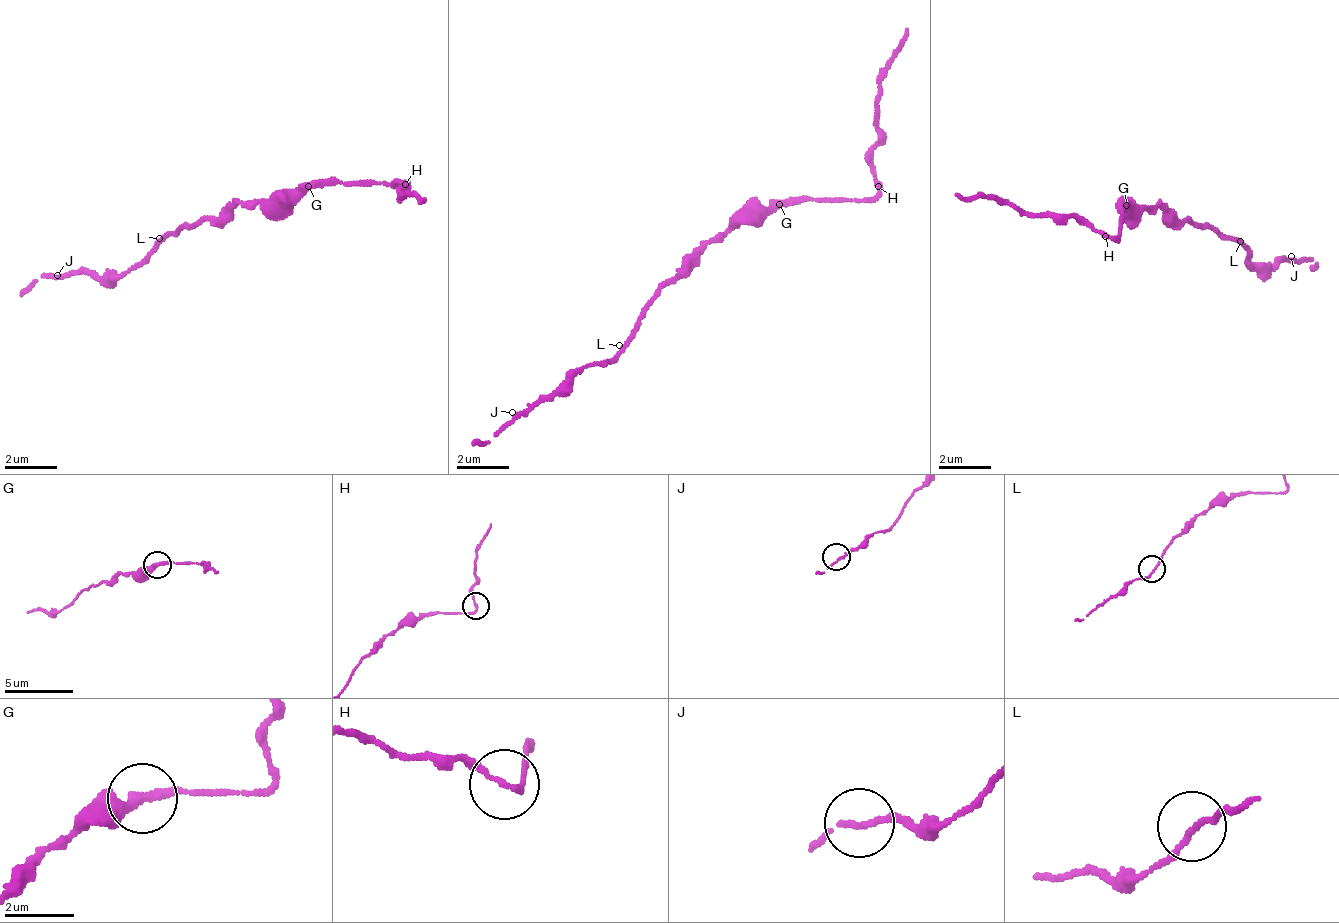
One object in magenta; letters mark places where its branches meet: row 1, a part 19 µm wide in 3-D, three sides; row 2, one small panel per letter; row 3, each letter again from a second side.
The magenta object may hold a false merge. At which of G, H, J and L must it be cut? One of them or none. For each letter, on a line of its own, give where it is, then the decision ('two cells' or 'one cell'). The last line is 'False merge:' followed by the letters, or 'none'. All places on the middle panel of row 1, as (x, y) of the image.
G: (779, 204) | one cell
H: (878, 186) | one cell
J: (512, 412) | one cell
L: (619, 345) | one cell
False merge: none

